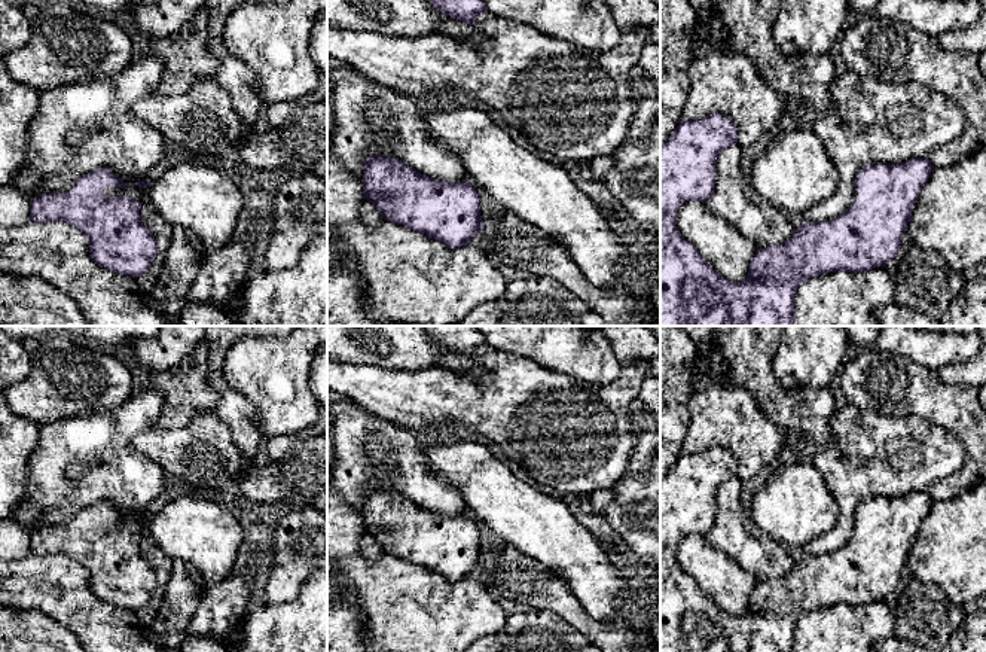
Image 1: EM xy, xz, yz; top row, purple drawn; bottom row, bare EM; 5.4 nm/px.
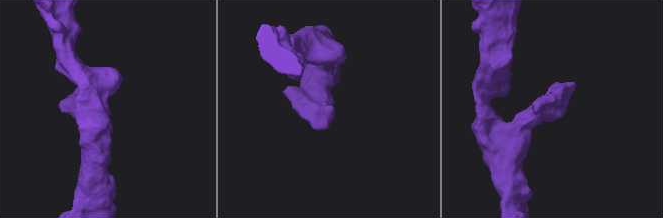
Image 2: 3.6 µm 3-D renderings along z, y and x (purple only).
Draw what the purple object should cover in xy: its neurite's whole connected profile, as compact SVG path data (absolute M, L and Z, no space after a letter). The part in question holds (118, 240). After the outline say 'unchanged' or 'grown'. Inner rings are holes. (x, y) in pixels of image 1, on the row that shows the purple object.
M94 170L70 188L30 199L30 220L70 223L89 238L89 253L98 265L137 278L158 253L140 217L147 185L144 180L128 188L112 170Z; grown

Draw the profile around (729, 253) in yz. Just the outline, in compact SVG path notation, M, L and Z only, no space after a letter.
M705 201L684 202L677 211L675 226L718 275L733 283L747 278L758 247L717 217Z

